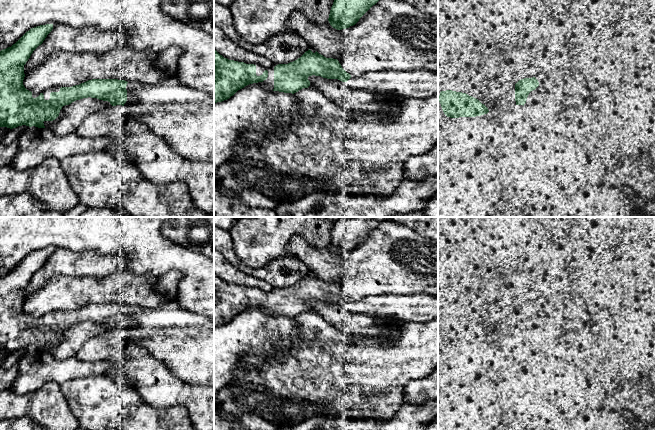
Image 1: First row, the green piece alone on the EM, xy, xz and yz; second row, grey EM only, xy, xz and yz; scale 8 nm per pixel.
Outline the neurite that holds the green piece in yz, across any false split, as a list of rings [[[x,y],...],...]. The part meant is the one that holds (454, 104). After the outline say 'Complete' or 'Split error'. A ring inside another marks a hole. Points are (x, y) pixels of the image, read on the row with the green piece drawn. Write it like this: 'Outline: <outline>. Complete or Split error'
Outline: [[[441,91],[439,102],[444,114],[450,118],[476,117],[489,112],[478,99],[462,92]]]. Complete

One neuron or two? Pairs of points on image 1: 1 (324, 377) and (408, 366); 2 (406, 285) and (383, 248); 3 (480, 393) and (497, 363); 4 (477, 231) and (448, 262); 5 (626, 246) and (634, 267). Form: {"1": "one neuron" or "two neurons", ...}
{"1": "one neuron", "2": "one neuron", "3": "two neurons", "4": "one neuron", "5": "one neuron"}

